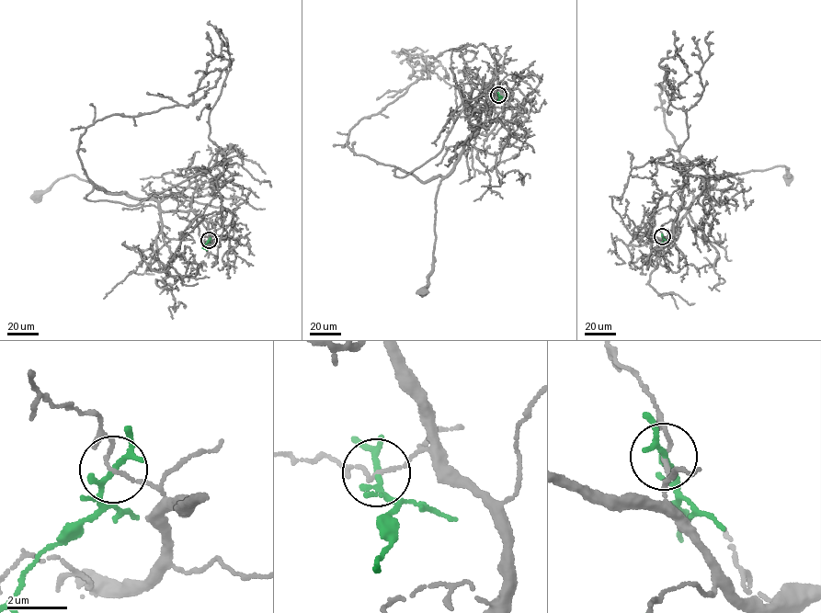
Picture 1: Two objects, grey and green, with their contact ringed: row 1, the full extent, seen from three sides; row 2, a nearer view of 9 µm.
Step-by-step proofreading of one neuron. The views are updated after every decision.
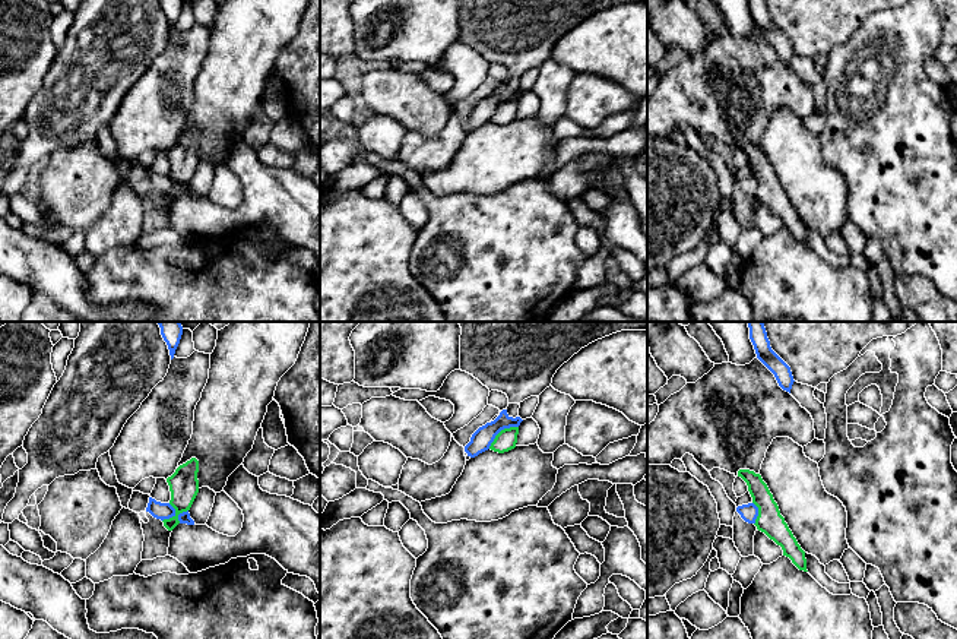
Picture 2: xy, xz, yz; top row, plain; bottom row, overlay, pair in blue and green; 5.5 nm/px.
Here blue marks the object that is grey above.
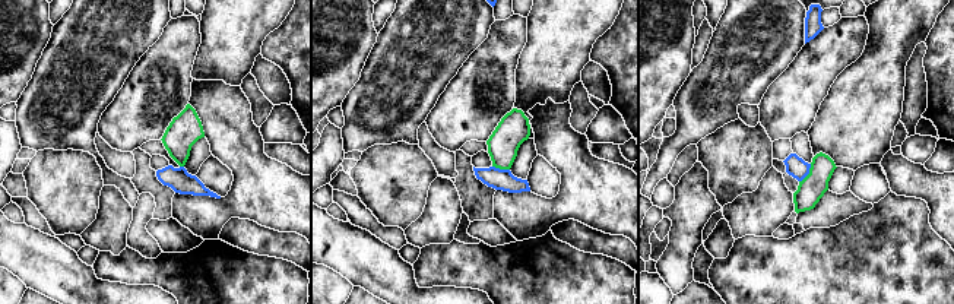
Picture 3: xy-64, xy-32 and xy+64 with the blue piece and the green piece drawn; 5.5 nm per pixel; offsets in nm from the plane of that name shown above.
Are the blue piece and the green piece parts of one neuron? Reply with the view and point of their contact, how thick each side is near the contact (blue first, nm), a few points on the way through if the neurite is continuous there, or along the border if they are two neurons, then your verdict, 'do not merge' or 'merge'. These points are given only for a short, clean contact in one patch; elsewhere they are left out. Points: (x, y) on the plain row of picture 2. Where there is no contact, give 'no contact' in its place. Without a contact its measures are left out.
xy (174, 187) | 100/160 nm | along xy (187, 182), (162, 193) | do not merge

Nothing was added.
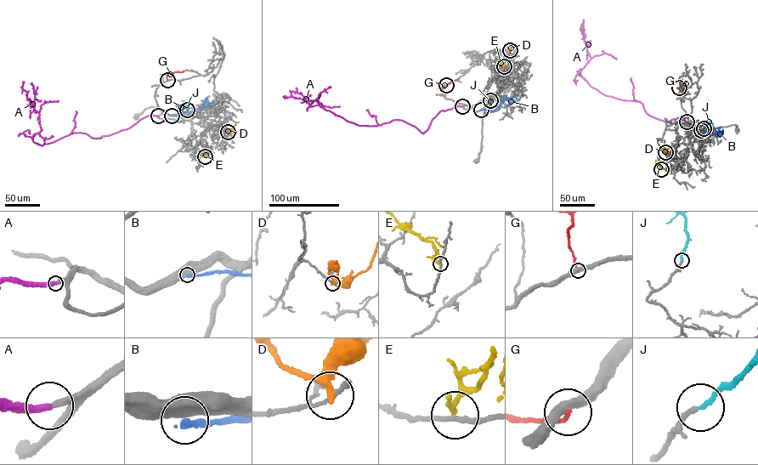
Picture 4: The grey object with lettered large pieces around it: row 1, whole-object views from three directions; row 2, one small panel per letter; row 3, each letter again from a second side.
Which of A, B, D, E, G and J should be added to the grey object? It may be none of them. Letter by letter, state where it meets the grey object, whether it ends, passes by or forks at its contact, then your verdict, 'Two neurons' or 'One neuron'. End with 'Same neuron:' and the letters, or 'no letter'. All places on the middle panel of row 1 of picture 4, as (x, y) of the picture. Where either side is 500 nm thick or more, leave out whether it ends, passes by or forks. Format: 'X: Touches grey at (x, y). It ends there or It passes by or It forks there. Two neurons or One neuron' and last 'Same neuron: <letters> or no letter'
A: Touches grey at (462, 106). It ends there. One neuron
B: Touches grey at (481, 110). Two neurons
D: Touches grey at (510, 50). It passes by. Two neurons
E: Touches grey at (504, 66). It passes by. Two neurons
G: Touches grey at (446, 85). It ends there. Two neurons
J: Touches grey at (490, 100). It ends there. One neuron
Same neuron: A, J

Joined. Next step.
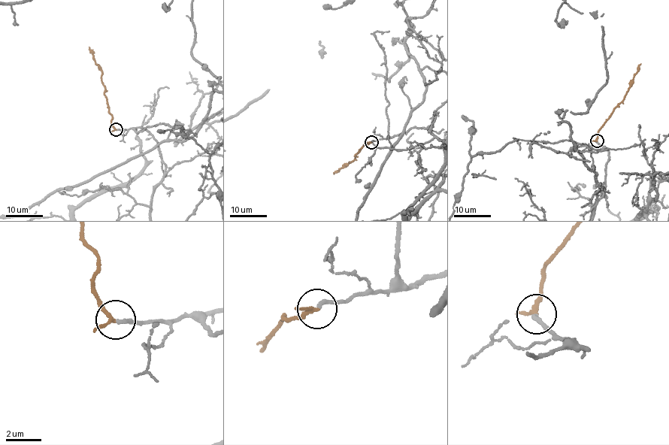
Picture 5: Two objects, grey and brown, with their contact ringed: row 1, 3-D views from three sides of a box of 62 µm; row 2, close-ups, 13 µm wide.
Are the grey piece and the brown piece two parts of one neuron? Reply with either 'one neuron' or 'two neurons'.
one neuron

